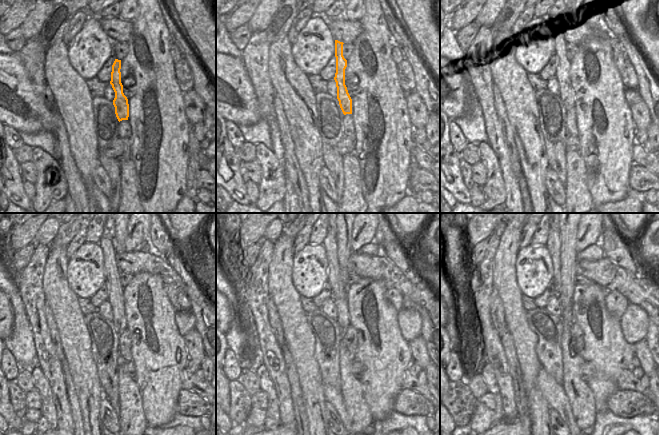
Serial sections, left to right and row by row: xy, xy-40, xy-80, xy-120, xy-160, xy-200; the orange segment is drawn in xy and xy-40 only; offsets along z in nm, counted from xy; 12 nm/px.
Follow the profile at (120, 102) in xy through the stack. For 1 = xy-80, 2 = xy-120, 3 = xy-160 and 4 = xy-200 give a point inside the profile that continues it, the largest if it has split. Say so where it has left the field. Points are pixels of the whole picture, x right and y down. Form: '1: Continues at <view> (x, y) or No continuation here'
1: Continues at xy-80 (562, 72)
2: Continues at xy-120 (112, 272)
3: Continues at xy-160 (339, 293)
4: Continues at xy-200 (553, 244).

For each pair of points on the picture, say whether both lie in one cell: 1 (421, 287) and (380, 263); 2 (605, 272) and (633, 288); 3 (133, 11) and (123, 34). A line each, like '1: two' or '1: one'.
1: one
2: one
3: two

